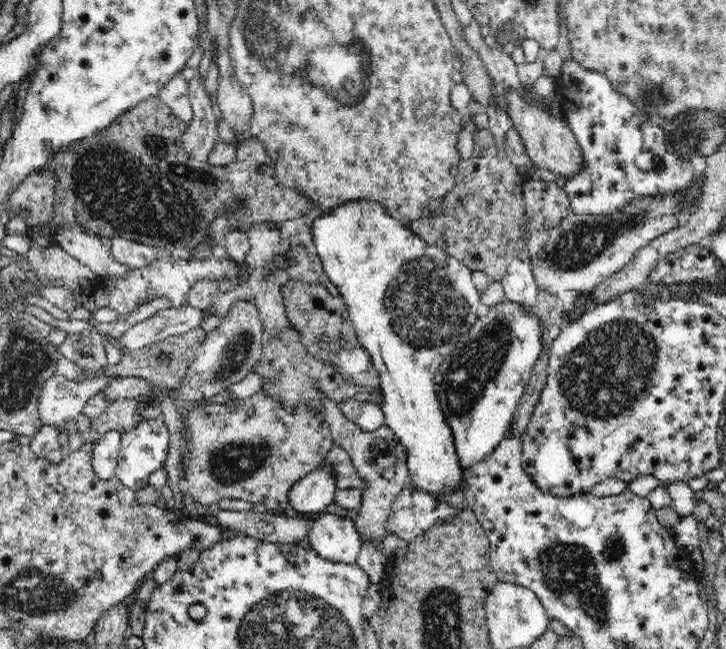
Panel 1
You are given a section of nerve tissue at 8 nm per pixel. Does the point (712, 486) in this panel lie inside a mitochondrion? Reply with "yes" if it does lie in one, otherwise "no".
no

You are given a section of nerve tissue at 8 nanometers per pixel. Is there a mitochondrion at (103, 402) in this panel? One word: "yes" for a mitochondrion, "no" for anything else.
no

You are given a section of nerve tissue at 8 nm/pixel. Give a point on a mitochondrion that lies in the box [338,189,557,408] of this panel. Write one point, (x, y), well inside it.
(425, 307)

